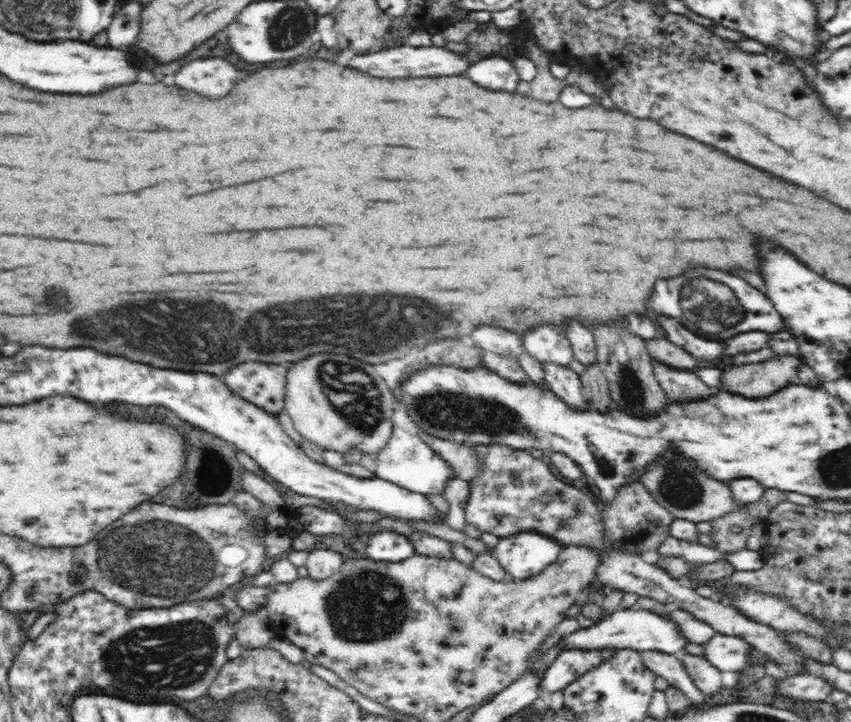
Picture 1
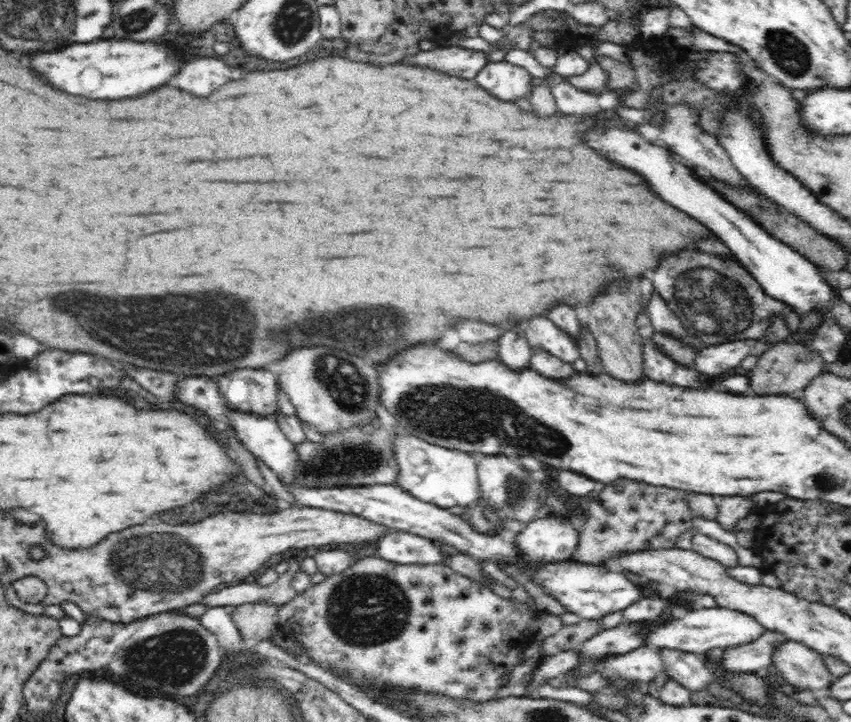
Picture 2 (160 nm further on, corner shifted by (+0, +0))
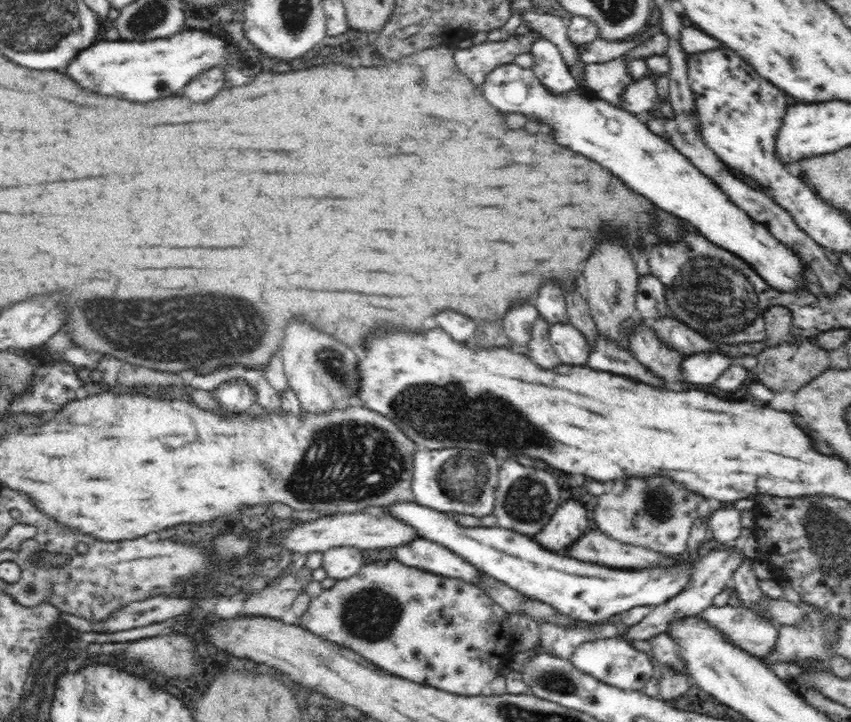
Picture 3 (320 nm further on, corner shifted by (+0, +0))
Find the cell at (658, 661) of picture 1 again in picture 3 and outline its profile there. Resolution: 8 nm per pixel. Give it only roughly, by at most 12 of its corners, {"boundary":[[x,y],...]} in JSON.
{"boundary":[[618,637],[586,642],[569,660],[622,690],[654,674],[648,655]]}

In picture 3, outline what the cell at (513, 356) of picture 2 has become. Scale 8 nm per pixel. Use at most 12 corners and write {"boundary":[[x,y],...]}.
{"boundary":[[516,302],[504,316],[510,347],[527,348],[539,317],[528,302]]}

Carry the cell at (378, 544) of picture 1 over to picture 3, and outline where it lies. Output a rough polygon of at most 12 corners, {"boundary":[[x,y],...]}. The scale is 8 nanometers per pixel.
{"boundary":[[420,537],[392,549],[402,564],[480,585],[481,570]]}

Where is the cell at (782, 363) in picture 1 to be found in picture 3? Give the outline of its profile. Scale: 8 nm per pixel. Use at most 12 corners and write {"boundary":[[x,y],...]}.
{"boundary":[[810,339],[765,348],[751,373],[774,393],[796,392],[830,367]]}

